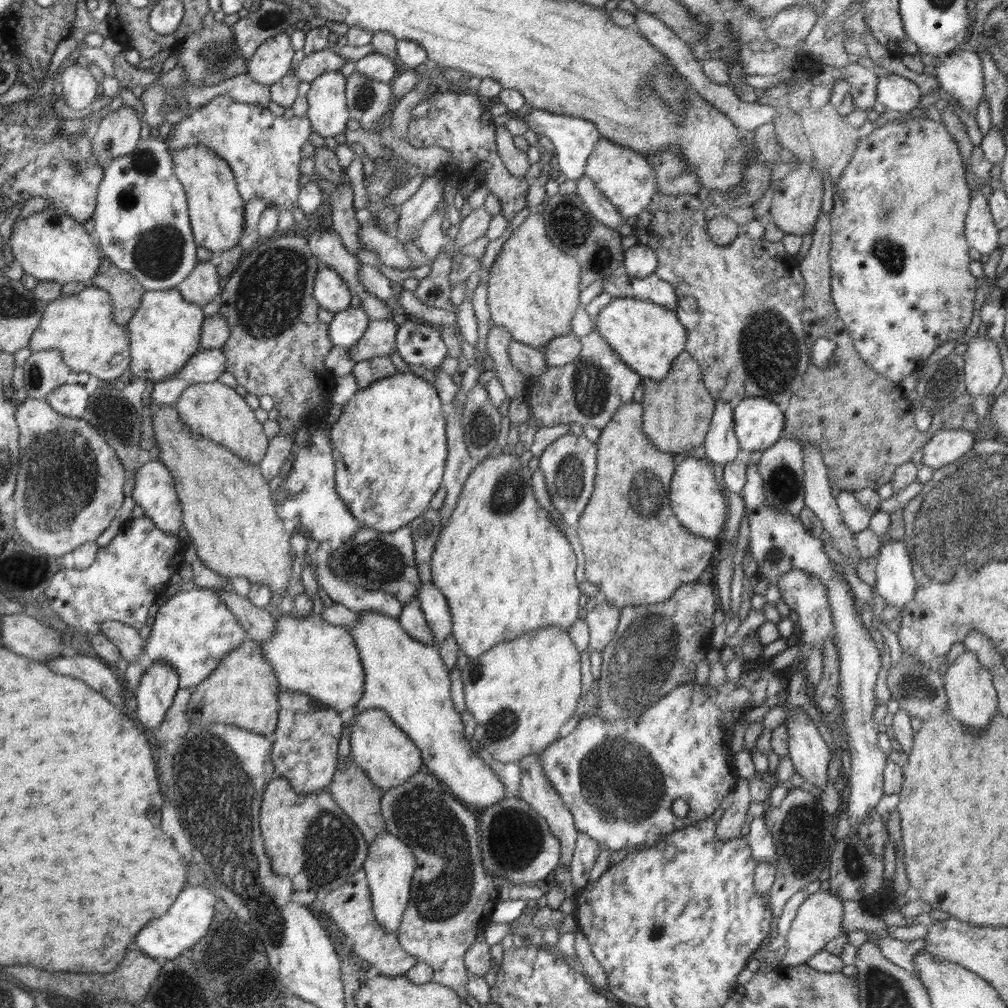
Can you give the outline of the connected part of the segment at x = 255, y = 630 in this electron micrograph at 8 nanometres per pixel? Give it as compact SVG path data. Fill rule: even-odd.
M223 587L214 592L222 599L224 606L234 614L234 618L247 632L250 639L258 643L261 640L269 640L271 634L275 633L277 618L272 610L256 608L247 597L238 595L233 588Z

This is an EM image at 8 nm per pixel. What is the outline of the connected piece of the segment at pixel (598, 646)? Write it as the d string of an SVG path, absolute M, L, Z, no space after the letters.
M600 597L600 604L596 604L585 622L589 629L589 648L590 651L598 651L601 653L604 647L614 638L617 631L618 619L620 619L620 609L612 606L609 600Z

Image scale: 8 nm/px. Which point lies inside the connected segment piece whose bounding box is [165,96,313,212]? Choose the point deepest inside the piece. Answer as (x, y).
(263, 151)

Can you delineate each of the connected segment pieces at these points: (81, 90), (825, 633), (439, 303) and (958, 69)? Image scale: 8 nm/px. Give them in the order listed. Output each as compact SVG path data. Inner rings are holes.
M72 64L62 72L62 98L72 110L85 110L96 99L98 82L88 68Z
M793 571L782 574L778 585L780 586L781 599L791 610L798 613L798 622L801 628L799 640L804 640L806 644L812 644L813 648L821 648L822 650L825 640L830 639L835 644L834 623L832 623L830 602L824 583L818 581L810 573Z
M438 253L437 257L430 263L431 271L424 279L420 279L413 293L416 298L426 306L449 310L454 314L459 311L458 306L452 306L451 284L449 274L451 273L451 258L448 253Z
M974 50L961 51L959 54L952 51L940 55L936 60L936 67L928 69L928 73L937 79L942 90L948 92L969 115L978 114L978 106L985 96L984 74L980 57Z

